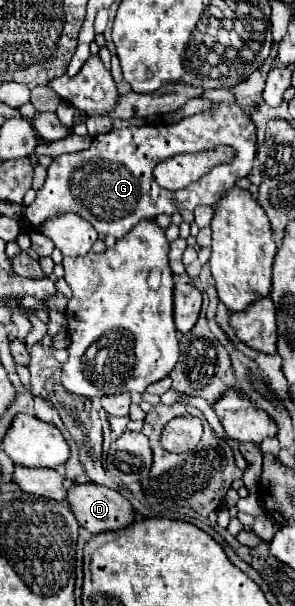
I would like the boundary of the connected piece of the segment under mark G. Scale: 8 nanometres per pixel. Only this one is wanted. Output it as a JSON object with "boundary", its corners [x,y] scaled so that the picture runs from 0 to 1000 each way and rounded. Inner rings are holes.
{"boundary":[[[749,170],[715,186],[668,186],[600,203],[383,213],[356,223],[329,223],[302,246],[180,262],[159,279],[153,305],[125,315],[125,328],[85,342],[85,365],[112,381],[139,381],[153,365],[241,348],[302,365],[336,388],[383,388],[403,394],[485,361],[525,361],[546,351],[586,355],[614,345],[654,348],[668,338],[736,338],[776,312],[797,309],[797,299],[837,292],[858,279],[864,233],[864,206],[803,170]],[[742,239],[769,239],[797,249],[790,266],[729,272],[627,312],[573,315],[519,299],[519,279],[546,266],[620,252],[722,249]]]}

